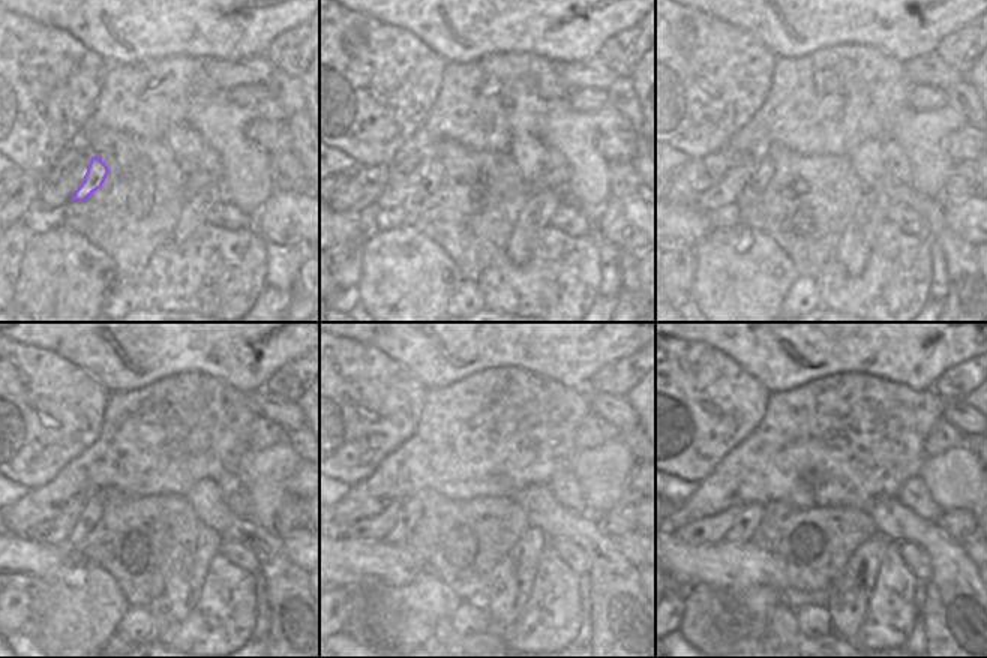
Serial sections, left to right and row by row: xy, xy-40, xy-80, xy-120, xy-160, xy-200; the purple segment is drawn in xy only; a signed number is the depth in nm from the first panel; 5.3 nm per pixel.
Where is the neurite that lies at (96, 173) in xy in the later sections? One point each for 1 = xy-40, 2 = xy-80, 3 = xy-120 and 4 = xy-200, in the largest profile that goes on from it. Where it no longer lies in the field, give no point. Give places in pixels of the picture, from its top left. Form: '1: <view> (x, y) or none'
1: xy-40 (431, 180)
2: xy-80 (761, 179)
3: xy-120 (92, 510)
4: xy-200 (750, 516)

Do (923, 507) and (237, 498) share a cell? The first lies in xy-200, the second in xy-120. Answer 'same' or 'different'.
same

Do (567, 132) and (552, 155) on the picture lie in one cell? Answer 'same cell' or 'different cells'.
different cells

